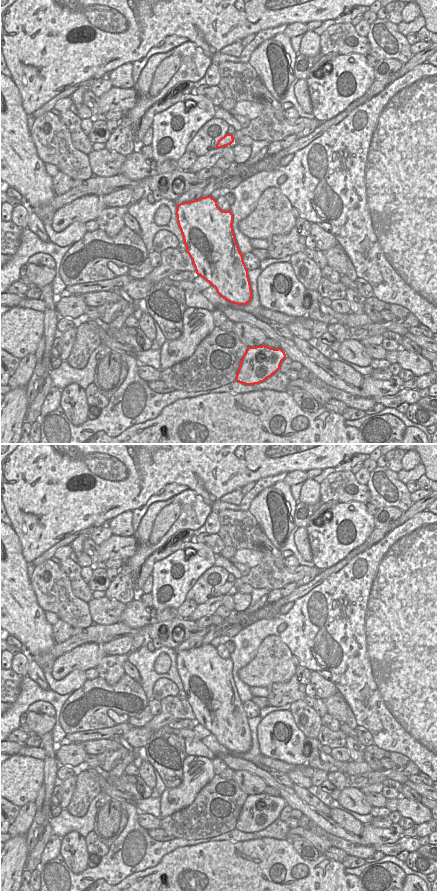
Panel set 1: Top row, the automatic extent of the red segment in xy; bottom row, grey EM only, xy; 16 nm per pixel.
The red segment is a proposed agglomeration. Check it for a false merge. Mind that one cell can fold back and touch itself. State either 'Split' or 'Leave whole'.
Leave whole

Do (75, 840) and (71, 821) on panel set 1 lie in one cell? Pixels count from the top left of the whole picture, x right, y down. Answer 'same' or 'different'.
different

